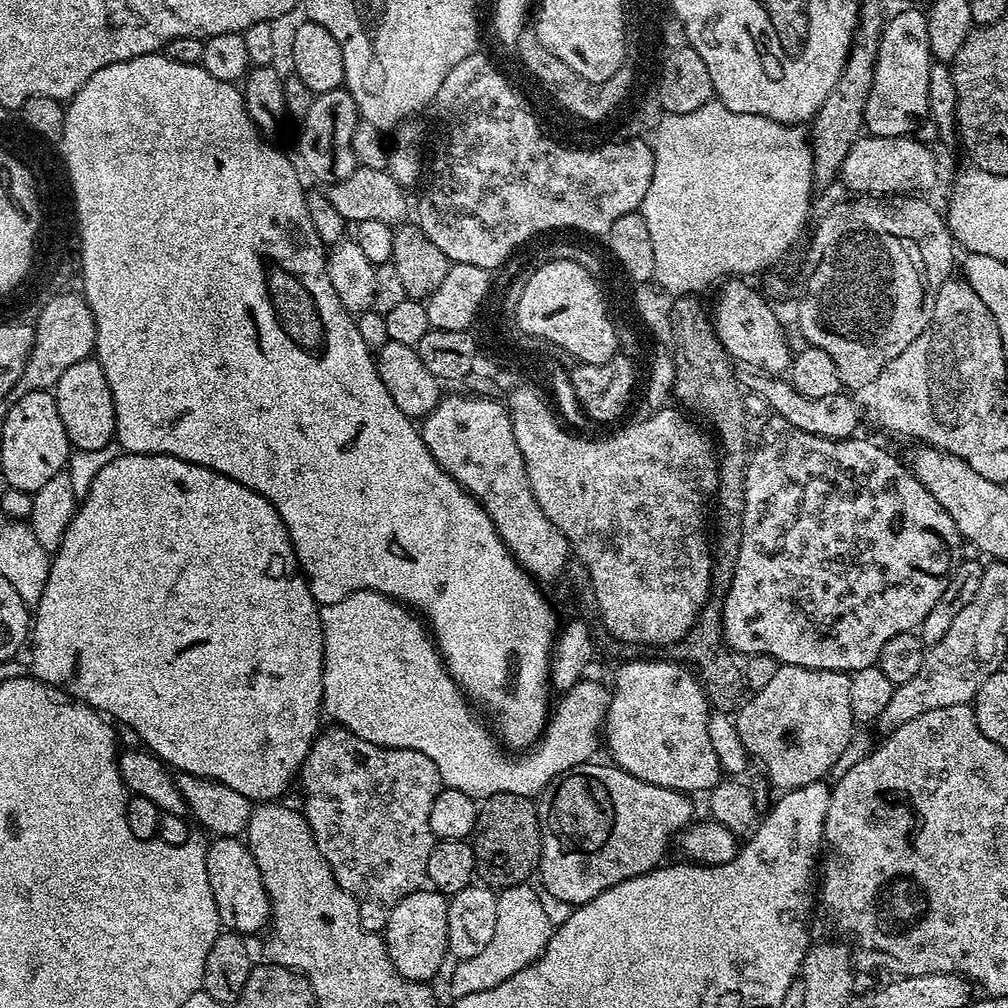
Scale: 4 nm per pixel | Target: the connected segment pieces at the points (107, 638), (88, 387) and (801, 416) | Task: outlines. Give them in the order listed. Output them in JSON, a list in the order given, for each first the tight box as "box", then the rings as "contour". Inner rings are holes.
[{"box":[30,452,324,802],"contour":[[[130,452],[107,463],[102,470],[99,470],[98,476],[94,478],[94,482],[89,488],[89,492],[79,501],[73,521],[66,528],[65,537],[62,538],[61,544],[51,557],[49,577],[46,580],[45,589],[42,591],[40,600],[34,605],[34,619],[30,624],[31,648],[32,660],[30,659],[30,666],[31,669],[40,671],[40,680],[43,684],[67,694],[71,699],[80,701],[81,704],[95,708],[97,712],[111,718],[113,721],[126,722],[131,729],[138,732],[141,745],[151,752],[153,756],[160,757],[165,765],[171,766],[177,773],[190,776],[205,776],[208,780],[217,780],[226,786],[230,786],[230,790],[238,790],[238,794],[242,794],[253,802],[279,801],[283,797],[280,795],[291,784],[293,787],[302,762],[322,728],[320,716],[322,720],[322,705],[324,703],[324,635],[320,625],[320,608],[315,598],[310,594],[307,579],[300,570],[300,563],[296,561],[296,551],[292,548],[292,539],[288,536],[288,531],[278,514],[278,510],[274,510],[272,503],[266,498],[262,498],[262,494],[242,486],[242,482],[234,482],[234,478],[226,478],[226,474],[218,474],[213,468],[198,466],[194,462],[186,462],[182,458],[163,456],[162,454],[134,454]]]},{"box":[54,358,116,450],"contour":[[[89,358],[74,362],[74,366],[62,370],[54,385],[54,395],[58,402],[58,418],[62,418],[68,443],[73,449],[99,450],[113,443],[116,435],[114,398],[110,394],[110,382],[106,382],[106,374],[99,360]]]},{"box":[738,370,860,440],"contour":[[[744,370],[739,373],[738,383],[741,389],[761,396],[772,407],[775,415],[781,416],[790,426],[798,426],[798,430],[806,430],[806,434],[818,434],[831,440],[847,440],[857,435],[856,427],[860,424],[860,412],[854,401],[843,391],[830,394],[827,398],[806,398],[794,390],[791,380],[783,375],[769,376],[766,372]]]}]

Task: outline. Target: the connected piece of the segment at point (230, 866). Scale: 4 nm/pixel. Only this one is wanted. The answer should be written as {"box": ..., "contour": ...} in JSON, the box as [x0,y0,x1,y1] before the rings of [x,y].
{"box":[206,836,272,934],"contour":[[[222,836],[211,841],[206,848],[206,874],[210,878],[210,890],[214,890],[214,902],[221,925],[227,931],[249,934],[263,933],[269,927],[272,904],[254,862],[254,854],[243,839],[235,836]]]}

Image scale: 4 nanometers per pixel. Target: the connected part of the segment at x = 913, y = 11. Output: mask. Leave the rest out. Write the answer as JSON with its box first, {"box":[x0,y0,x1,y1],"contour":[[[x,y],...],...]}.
{"box":[864,8,934,136],"contour":[[[904,8],[897,16],[889,15],[884,25],[884,33],[878,42],[878,58],[874,66],[874,82],[870,86],[870,98],[866,98],[864,127],[873,136],[911,136],[917,130],[920,119],[928,114],[928,90],[930,66],[934,62],[930,42],[926,34],[927,15],[916,8]]]}

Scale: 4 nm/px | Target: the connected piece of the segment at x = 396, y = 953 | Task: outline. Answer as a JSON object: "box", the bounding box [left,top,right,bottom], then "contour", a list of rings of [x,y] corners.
{"box":[382,890,449,982],"contour":[[[421,890],[414,894],[406,894],[394,910],[390,910],[390,918],[382,933],[384,945],[388,948],[390,962],[407,980],[432,982],[440,972],[448,955],[448,902],[449,897],[435,890]]]}

